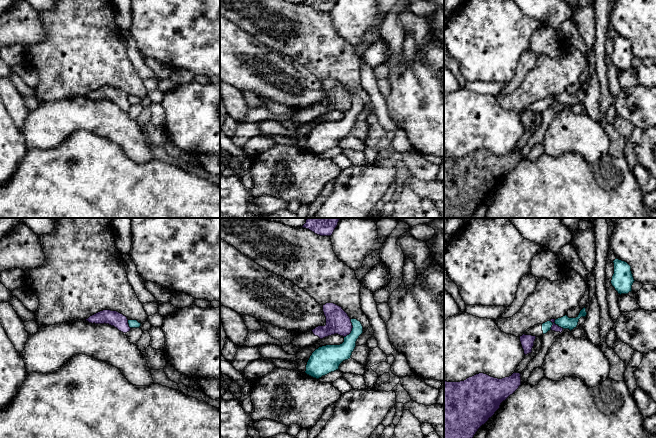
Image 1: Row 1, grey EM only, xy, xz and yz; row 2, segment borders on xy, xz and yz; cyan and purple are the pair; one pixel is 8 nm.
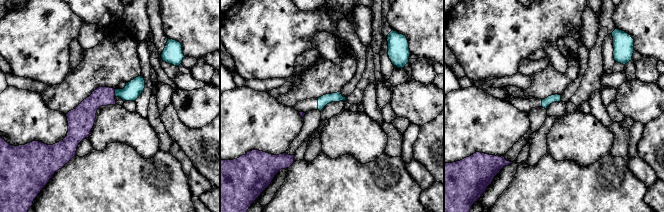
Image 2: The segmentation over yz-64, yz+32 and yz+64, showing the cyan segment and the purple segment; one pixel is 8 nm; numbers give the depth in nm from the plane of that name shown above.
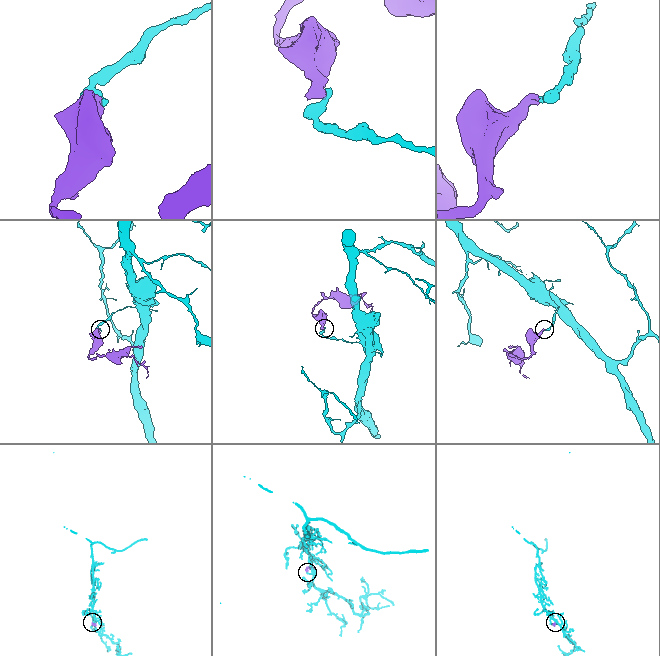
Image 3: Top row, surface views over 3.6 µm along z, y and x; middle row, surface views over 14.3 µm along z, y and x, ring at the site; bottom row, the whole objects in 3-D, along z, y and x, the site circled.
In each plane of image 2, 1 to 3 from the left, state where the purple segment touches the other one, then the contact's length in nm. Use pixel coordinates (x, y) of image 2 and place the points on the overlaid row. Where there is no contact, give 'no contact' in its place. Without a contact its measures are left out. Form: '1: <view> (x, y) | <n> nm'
1: yz-64 (115, 93) | 60 nm
2: no contact
3: no contact

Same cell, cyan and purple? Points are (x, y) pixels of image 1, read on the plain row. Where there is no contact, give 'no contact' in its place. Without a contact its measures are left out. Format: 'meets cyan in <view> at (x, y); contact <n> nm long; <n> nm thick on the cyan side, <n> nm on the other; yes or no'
meets cyan in yz at (556, 100); contact 140 nm long; 100 nm thick on the cyan side, 60 nm on the other; no

